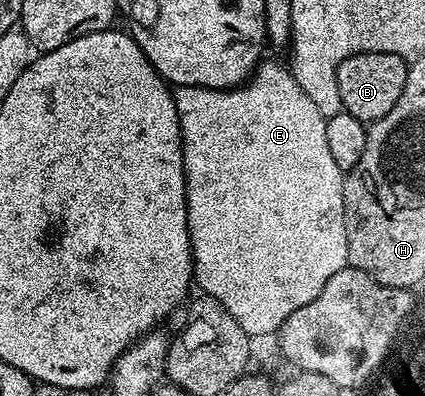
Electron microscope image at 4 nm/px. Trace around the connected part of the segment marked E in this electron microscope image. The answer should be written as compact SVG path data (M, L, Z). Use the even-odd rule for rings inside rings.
M264 61L251 74L246 84L240 84L234 88L226 90L214 90L209 86L175 86L173 93L175 96L175 107L177 108L177 116L179 117L179 126L183 130L183 175L187 181L187 226L191 229L191 257L195 259L195 272L193 275L197 286L200 286L202 293L209 298L215 298L227 309L229 316L233 316L233 320L237 320L237 324L241 324L241 328L245 328L245 332L252 336L258 334L274 335L281 328L281 324L293 314L297 312L297 308L305 308L305 304L309 304L309 300L313 300L318 292L324 288L328 282L329 276L335 275L348 265L348 238L347 238L347 217L344 212L344 177L345 172L338 168L337 162L330 155L328 137L325 128L327 127L327 119L323 113L318 111L317 104L313 104L313 100L309 100L309 96L305 96L301 84L297 84L297 80L291 75L290 69L286 65L278 66L275 62Z

